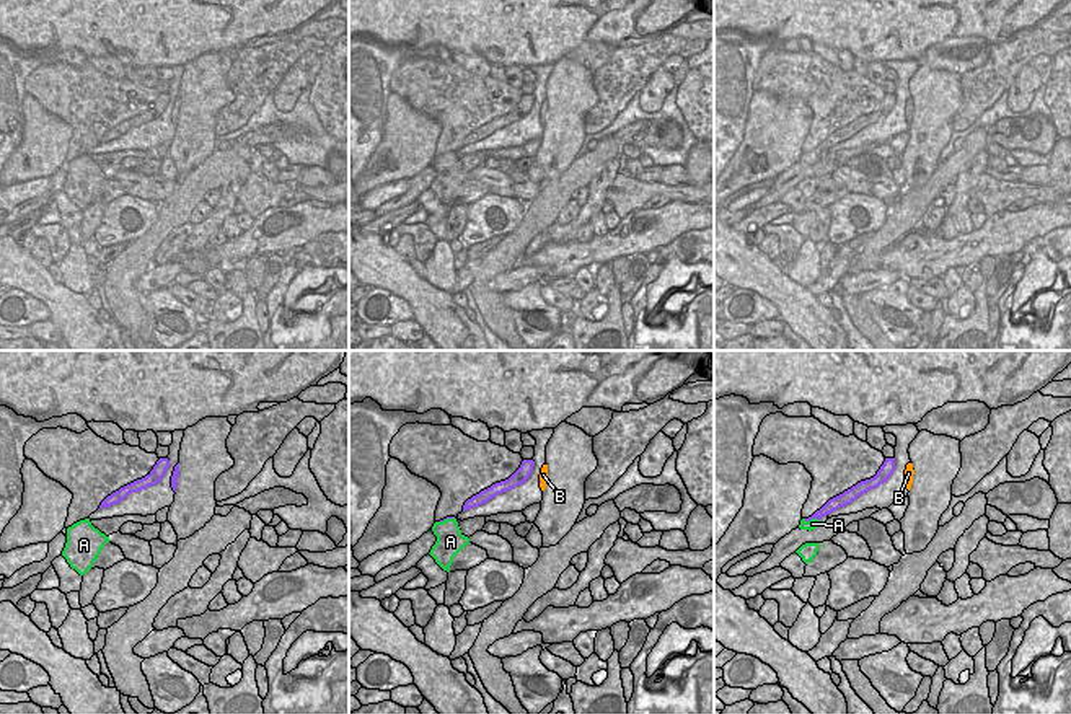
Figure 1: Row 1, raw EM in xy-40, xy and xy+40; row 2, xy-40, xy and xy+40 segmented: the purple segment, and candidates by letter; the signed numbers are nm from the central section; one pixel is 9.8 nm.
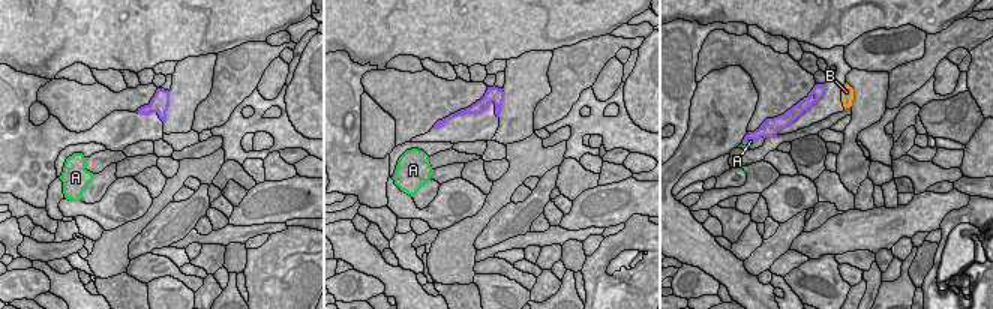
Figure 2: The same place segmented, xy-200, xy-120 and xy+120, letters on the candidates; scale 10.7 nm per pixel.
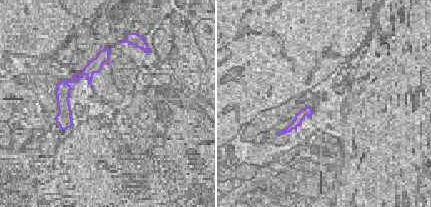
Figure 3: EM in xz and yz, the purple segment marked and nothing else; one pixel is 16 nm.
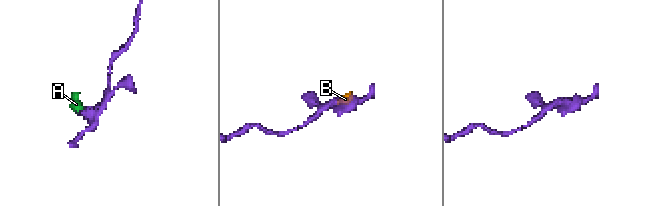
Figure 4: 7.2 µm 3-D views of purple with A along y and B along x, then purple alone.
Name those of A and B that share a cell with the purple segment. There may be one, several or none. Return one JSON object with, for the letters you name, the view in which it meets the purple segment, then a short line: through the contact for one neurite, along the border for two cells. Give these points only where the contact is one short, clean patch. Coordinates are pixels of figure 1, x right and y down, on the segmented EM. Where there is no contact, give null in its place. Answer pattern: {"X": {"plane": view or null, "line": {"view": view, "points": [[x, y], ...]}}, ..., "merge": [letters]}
{"merge": []}

